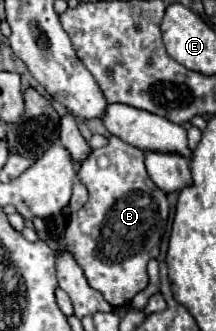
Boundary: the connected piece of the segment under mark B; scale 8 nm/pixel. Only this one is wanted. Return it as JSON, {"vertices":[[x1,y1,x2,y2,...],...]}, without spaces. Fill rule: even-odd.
{"vertices":[[110,136,106,146,90,152,90,156,82,162,78,170,78,178,88,188,90,198,78,212,72,214,70,224,66,228,64,246,84,270,88,284,94,290,98,290,110,306,130,304,130,300,148,284,148,274,146,274,148,260,158,258,160,252,160,240,166,232,170,214,166,194,150,180,144,166,144,152,118,140,116,136]]}

